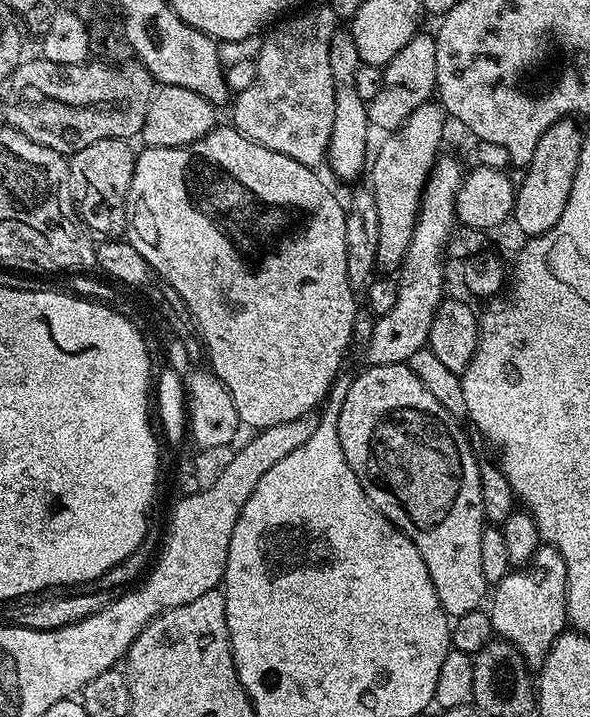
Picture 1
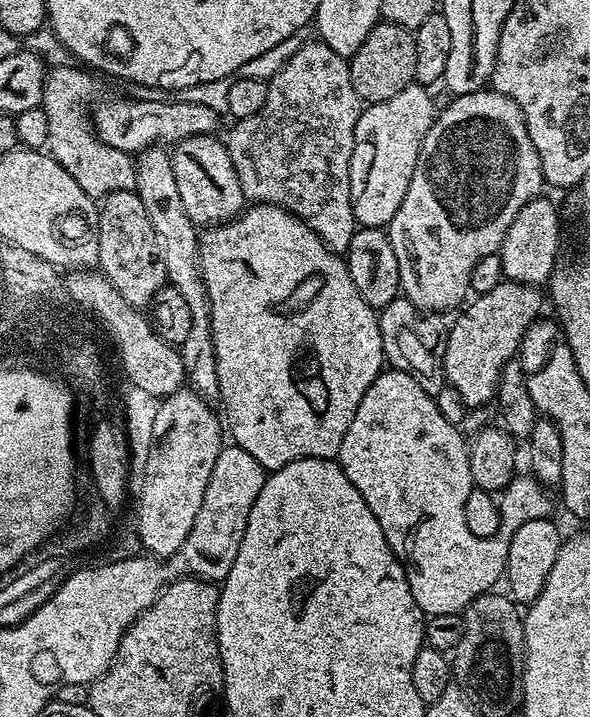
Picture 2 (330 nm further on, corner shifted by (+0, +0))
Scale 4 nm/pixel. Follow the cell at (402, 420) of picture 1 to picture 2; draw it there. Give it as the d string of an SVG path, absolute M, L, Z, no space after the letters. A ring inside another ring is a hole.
M395 370L381 371L380 375L374 378L370 390L366 390L366 394L362 394L362 402L358 402L358 410L354 410L354 422L350 422L350 430L346 430L346 438L342 438L342 446L338 457L340 469L344 471L346 478L350 478L350 482L354 482L354 490L358 490L358 494L362 494L362 498L366 502L366 506L370 506L374 518L378 518L386 542L392 547L393 554L403 563L404 573L410 586L410 594L414 594L414 602L418 602L418 606L425 617L434 614L461 614L464 609L470 606L470 602L474 602L474 598L478 598L484 592L493 591L497 587L496 583L499 580L501 583L502 577L505 575L508 566L508 544L514 538L518 526L535 520L546 520L553 515L551 513L552 496L548 493L551 491L541 484L535 476L525 474L522 478L520 476L513 479L502 492L502 519L500 529L496 531L496 535L490 538L478 538L474 534L470 534L470 530L466 526L466 498L470 498L474 485L470 472L469 449L466 447L466 438L464 440L463 434L444 417L443 410L435 403L437 401L425 390L422 390L418 382L414 382L414 378L410 378L410 374Z

